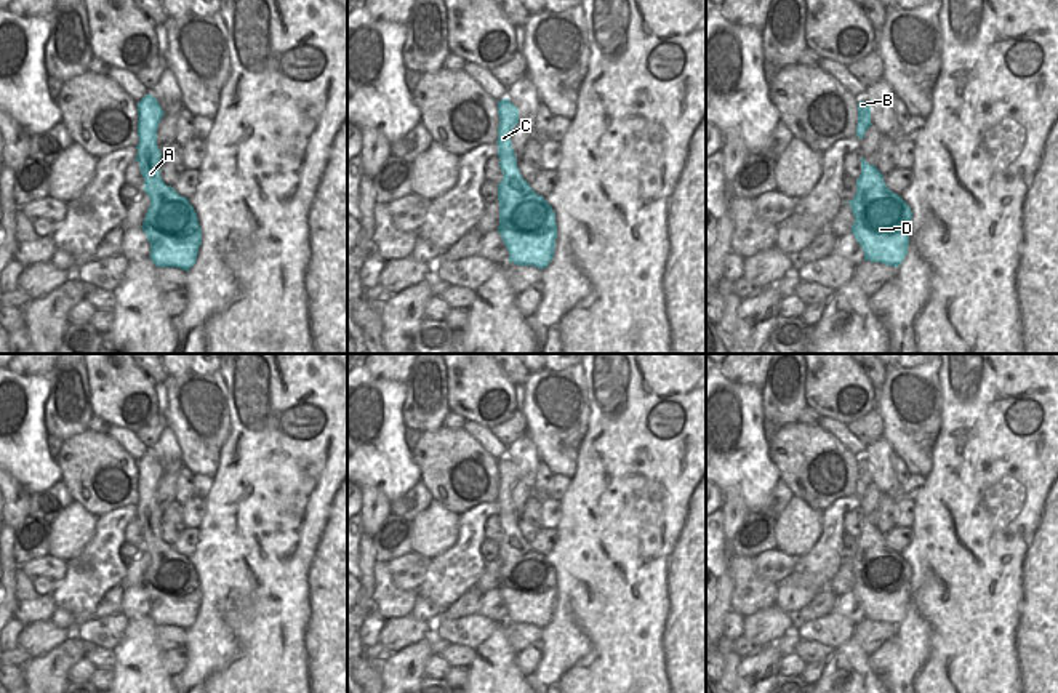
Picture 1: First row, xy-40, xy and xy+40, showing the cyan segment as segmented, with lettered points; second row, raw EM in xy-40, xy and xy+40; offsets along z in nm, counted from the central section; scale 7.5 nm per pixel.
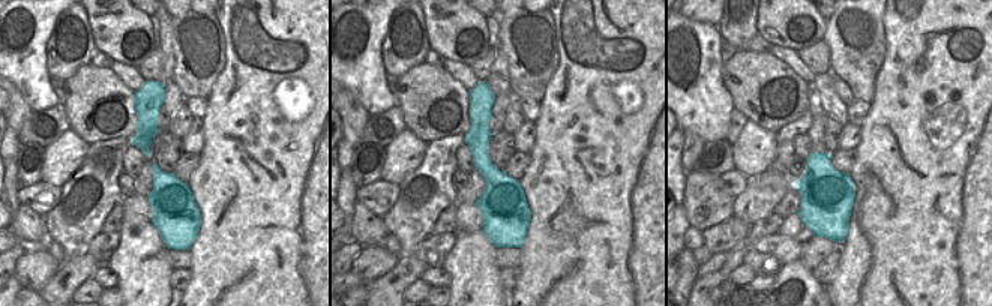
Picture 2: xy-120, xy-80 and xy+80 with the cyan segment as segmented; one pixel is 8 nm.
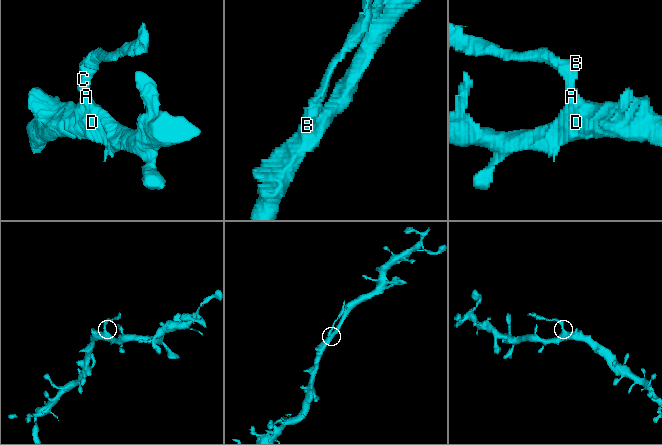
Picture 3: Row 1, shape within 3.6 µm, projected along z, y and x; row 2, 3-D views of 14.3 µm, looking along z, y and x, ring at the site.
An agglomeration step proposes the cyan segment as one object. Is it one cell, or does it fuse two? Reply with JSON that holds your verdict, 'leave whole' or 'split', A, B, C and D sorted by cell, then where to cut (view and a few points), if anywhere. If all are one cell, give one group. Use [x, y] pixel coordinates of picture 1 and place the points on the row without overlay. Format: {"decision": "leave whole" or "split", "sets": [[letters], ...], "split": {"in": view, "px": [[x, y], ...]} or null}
{"decision": "split", "sets": [["A", "D"], ["B", "C"]], "split": {"in": "xy-40", "px": [[159, 514], [140, 520]]}}

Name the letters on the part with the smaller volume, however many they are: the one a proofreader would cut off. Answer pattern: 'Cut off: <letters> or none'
Cut off: B, C.

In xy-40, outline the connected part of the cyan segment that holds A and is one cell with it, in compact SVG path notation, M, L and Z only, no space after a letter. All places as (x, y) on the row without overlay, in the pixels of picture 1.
M160 515L139 520L144 551L150 557L142 589L150 602L150 619L157 626L189 629L202 603L202 587L189 557L166 544L160 535Z

